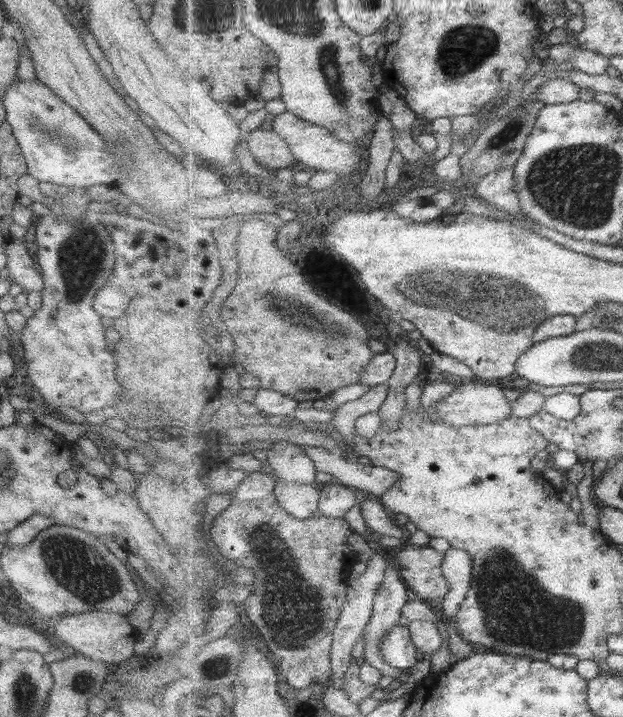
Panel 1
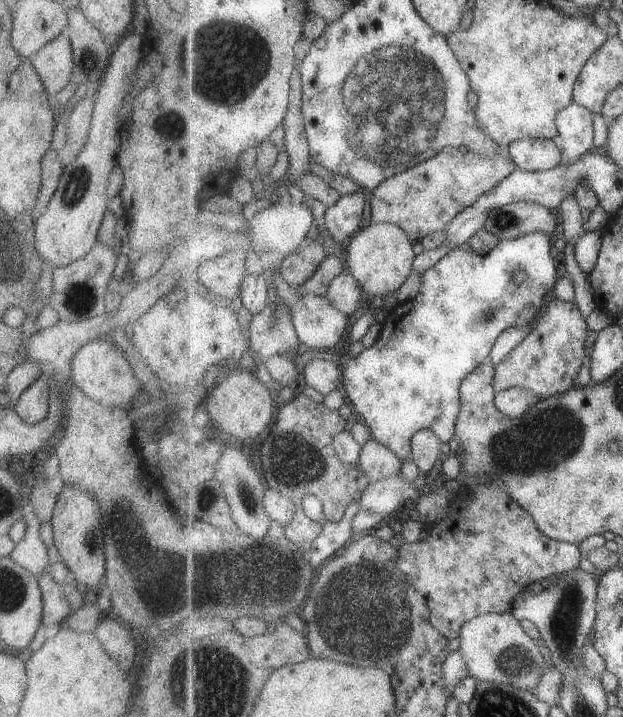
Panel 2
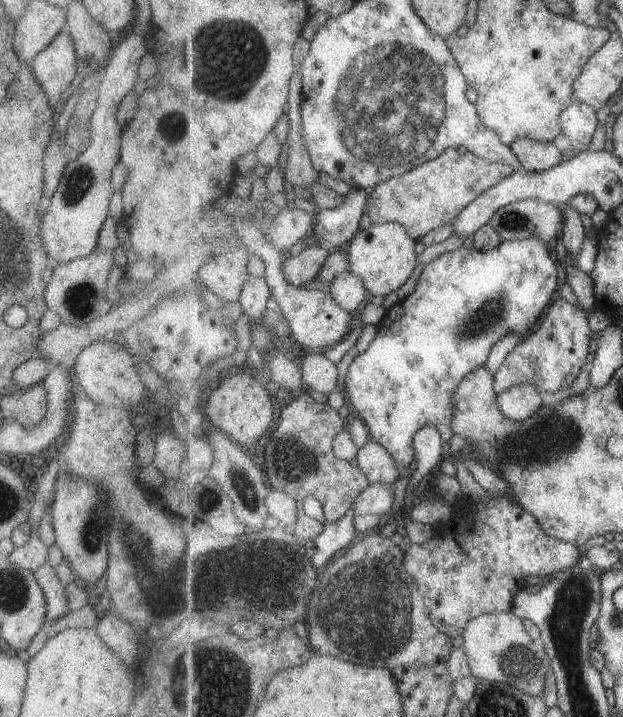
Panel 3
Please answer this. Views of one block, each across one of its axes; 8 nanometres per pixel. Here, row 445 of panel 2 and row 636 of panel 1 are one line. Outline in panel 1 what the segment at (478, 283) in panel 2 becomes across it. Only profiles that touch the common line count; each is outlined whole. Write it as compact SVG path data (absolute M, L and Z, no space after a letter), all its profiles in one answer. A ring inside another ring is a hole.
M397 625L391 628L381 643L381 652L385 662L392 667L407 672L414 668L420 657L416 644L411 638L408 627Z

